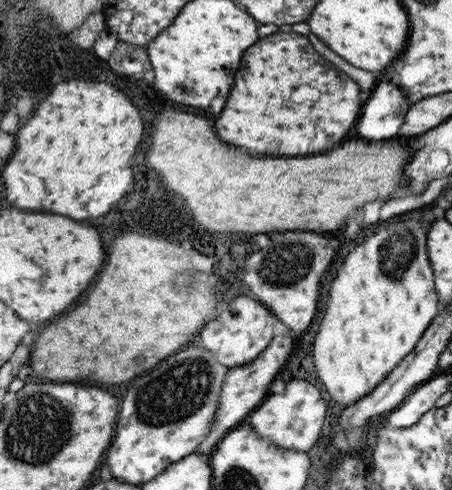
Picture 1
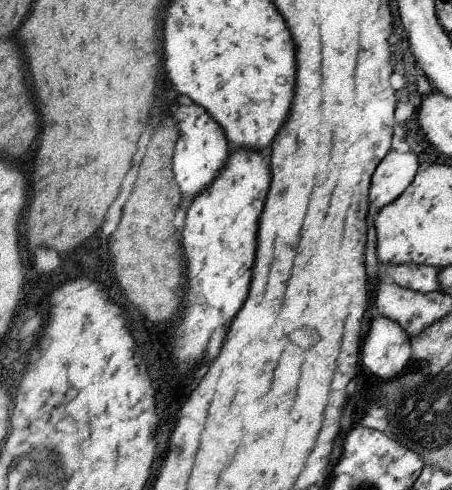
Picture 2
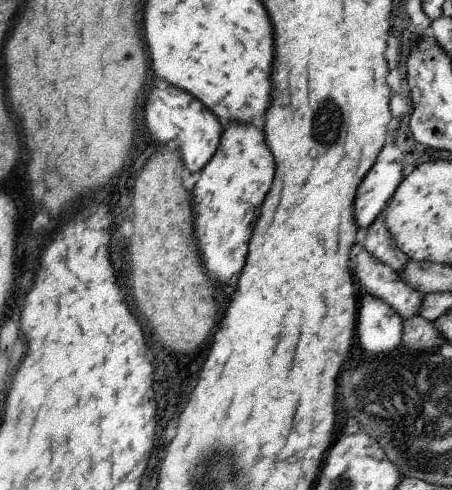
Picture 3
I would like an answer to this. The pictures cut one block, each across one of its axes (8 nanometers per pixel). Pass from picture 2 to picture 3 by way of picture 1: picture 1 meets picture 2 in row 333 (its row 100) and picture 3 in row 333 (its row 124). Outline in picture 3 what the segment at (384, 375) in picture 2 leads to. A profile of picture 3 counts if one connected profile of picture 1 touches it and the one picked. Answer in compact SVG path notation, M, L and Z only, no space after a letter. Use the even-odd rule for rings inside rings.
M361 294L359 296L359 346L371 354L391 352L403 340L403 318L395 308L383 300Z

